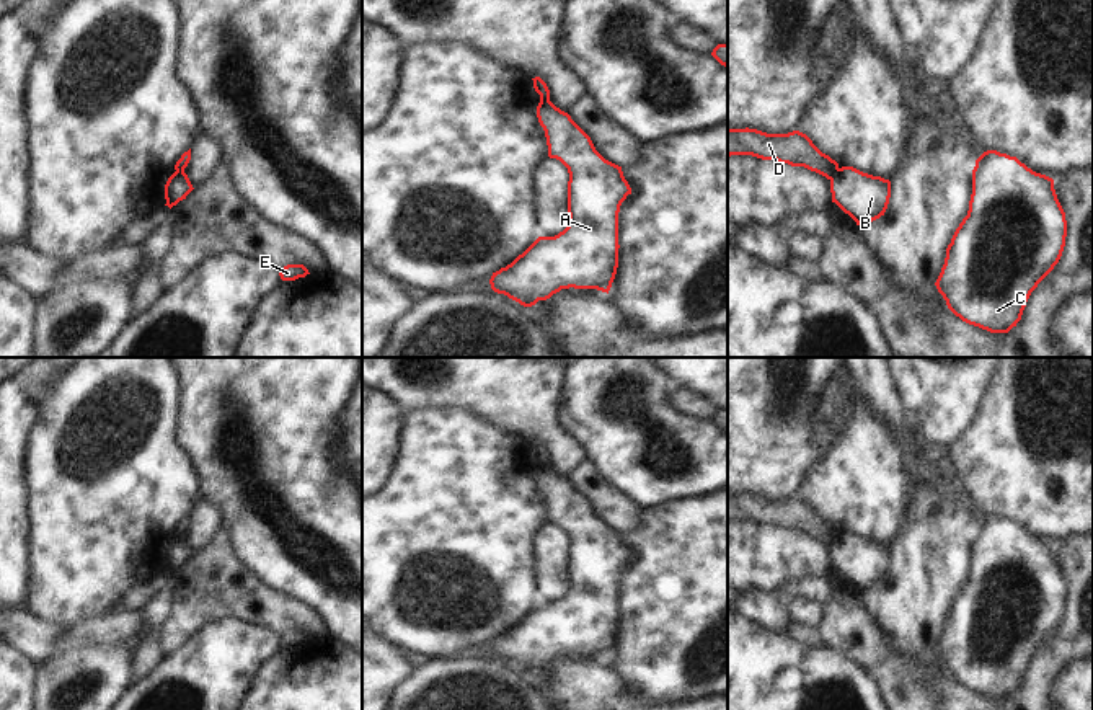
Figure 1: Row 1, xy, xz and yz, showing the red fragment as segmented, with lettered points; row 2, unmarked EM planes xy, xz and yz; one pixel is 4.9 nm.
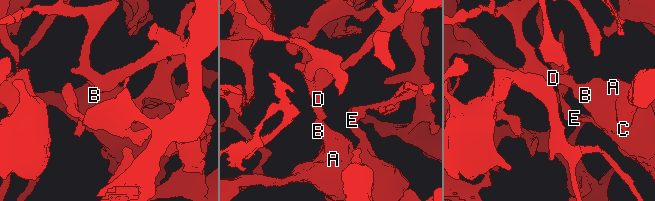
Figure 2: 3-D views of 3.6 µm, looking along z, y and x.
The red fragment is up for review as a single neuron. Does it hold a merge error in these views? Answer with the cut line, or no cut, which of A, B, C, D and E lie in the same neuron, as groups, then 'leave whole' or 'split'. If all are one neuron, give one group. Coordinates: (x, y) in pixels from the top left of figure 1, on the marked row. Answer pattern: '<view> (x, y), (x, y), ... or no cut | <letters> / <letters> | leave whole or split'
yz (839, 168), (829, 178) | A B C / D E | split

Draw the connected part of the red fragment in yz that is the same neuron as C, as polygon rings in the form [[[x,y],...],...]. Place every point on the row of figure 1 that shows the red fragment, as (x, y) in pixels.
[[[987,150],[976,160],[969,211],[946,248],[945,264],[935,286],[948,308],[962,322],[990,333],[1008,333],[1021,320],[1031,292],[1059,263],[1065,237],[1067,220],[1054,180],[1033,171],[1016,157]]]

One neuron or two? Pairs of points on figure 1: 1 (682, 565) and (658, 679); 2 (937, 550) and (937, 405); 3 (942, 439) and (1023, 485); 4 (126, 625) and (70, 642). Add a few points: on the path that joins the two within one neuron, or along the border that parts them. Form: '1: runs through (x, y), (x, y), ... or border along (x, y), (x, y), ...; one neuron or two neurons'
1: runs through (682, 593), (682, 634), (666, 652); one neuron
2: border along (904, 405), (906, 415), (922, 439); two neurons
3: border along (976, 417), (945, 451); two neurons
4: runs through (113, 629), (84, 634); one neuron

